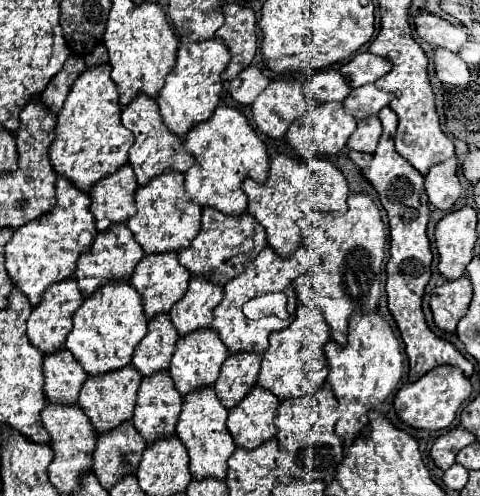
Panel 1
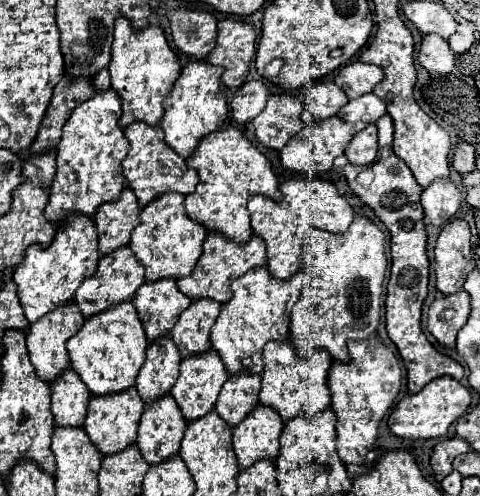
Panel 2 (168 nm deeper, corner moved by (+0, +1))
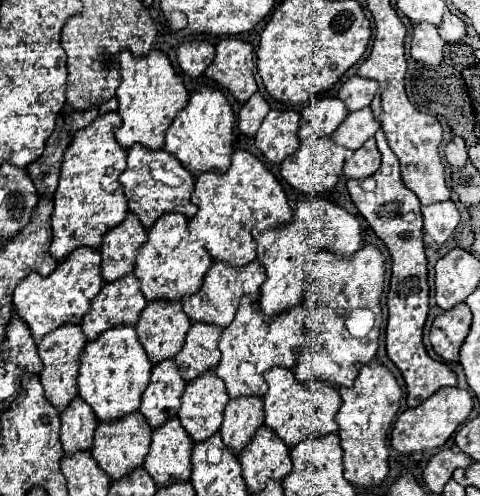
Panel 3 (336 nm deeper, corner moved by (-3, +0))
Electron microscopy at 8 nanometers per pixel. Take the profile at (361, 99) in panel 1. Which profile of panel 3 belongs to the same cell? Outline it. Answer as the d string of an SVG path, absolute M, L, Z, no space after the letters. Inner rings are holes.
M363 107L355 113L349 113L345 117L345 121L337 127L337 131L331 135L335 139L335 143L355 151L359 149L369 137L375 135L375 131L379 129L379 121L373 117L371 107Z

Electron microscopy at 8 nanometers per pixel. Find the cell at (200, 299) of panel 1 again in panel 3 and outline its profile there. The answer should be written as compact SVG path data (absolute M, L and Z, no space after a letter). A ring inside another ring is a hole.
M191 323L185 343L181 351L175 355L175 363L183 375L185 381L195 379L207 369L213 369L219 363L219 349L217 341L221 335L221 327L211 323Z

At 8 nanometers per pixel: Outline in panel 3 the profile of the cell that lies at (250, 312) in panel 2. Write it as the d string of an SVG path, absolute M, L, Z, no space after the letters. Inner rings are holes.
M247 295L241 299L235 319L223 329L219 339L221 361L215 373L225 381L229 397L241 395L265 395L267 383L263 373L275 365L293 367L301 357L303 347L303 319L305 319L305 305L299 301L291 309L267 317L259 303L253 303Z

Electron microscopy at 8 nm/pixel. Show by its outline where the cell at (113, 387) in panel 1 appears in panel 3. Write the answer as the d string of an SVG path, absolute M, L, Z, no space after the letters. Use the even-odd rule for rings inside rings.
M133 411L121 419L99 423L95 429L91 453L93 453L95 461L107 471L107 475L111 479L119 479L119 477L127 475L127 471L143 465L143 459L149 451L149 443L151 443L151 427L139 411Z

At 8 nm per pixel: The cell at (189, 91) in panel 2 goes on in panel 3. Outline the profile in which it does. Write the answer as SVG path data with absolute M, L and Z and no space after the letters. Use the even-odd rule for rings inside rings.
M201 85L191 95L187 105L177 113L165 135L165 149L173 153L193 175L205 171L225 171L231 163L233 141L233 111L227 97L215 87Z

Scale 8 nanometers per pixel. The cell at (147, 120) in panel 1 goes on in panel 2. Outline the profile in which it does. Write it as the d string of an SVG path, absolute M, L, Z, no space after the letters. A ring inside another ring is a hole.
M134 122L132 126L128 126L124 130L128 142L130 142L130 152L128 156L122 160L122 170L124 170L124 178L128 188L134 190L140 208L144 208L148 202L152 202L154 198L166 194L166 192L178 192L178 194L190 194L196 184L198 184L198 174L194 170L188 170L186 160L182 156L178 156L166 142L164 142L164 134L162 128L158 126L148 126L144 122Z

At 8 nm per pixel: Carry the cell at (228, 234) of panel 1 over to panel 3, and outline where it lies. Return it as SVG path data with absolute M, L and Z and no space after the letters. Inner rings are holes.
M259 259L251 261L245 267L235 267L229 263L215 261L211 269L207 271L201 289L181 299L183 311L191 317L191 321L205 321L205 323L213 323L219 327L227 327L233 321L233 315L237 313L237 307L243 295L253 295L253 299L259 299L259 287L263 281L265 281L265 271Z

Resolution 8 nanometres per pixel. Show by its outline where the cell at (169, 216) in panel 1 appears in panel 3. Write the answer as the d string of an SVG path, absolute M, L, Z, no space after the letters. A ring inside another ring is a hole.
M165 213L149 229L149 239L137 251L135 275L141 281L141 293L147 301L153 299L181 299L187 293L197 293L213 259L205 247L197 247L187 231L187 217L179 213Z

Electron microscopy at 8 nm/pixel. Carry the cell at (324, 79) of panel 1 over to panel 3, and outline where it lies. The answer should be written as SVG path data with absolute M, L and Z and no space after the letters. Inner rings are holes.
M323 97L303 111L299 137L309 139L331 135L347 117L347 113L349 111L345 109L345 103L339 97Z

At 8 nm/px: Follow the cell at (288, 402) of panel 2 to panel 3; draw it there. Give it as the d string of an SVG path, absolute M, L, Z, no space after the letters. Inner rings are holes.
M273 367L267 371L265 381L269 385L265 401L265 425L269 425L289 447L297 441L319 433L335 433L339 427L335 423L335 415L341 407L339 391L329 385L329 381L307 381L301 383L295 379L293 371L287 367Z

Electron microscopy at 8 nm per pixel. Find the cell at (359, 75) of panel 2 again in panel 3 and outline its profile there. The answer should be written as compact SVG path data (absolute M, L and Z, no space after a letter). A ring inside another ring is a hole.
M359 75L349 77L337 91L337 97L345 101L349 111L357 111L361 107L367 107L379 89L379 83L375 79L365 79Z

